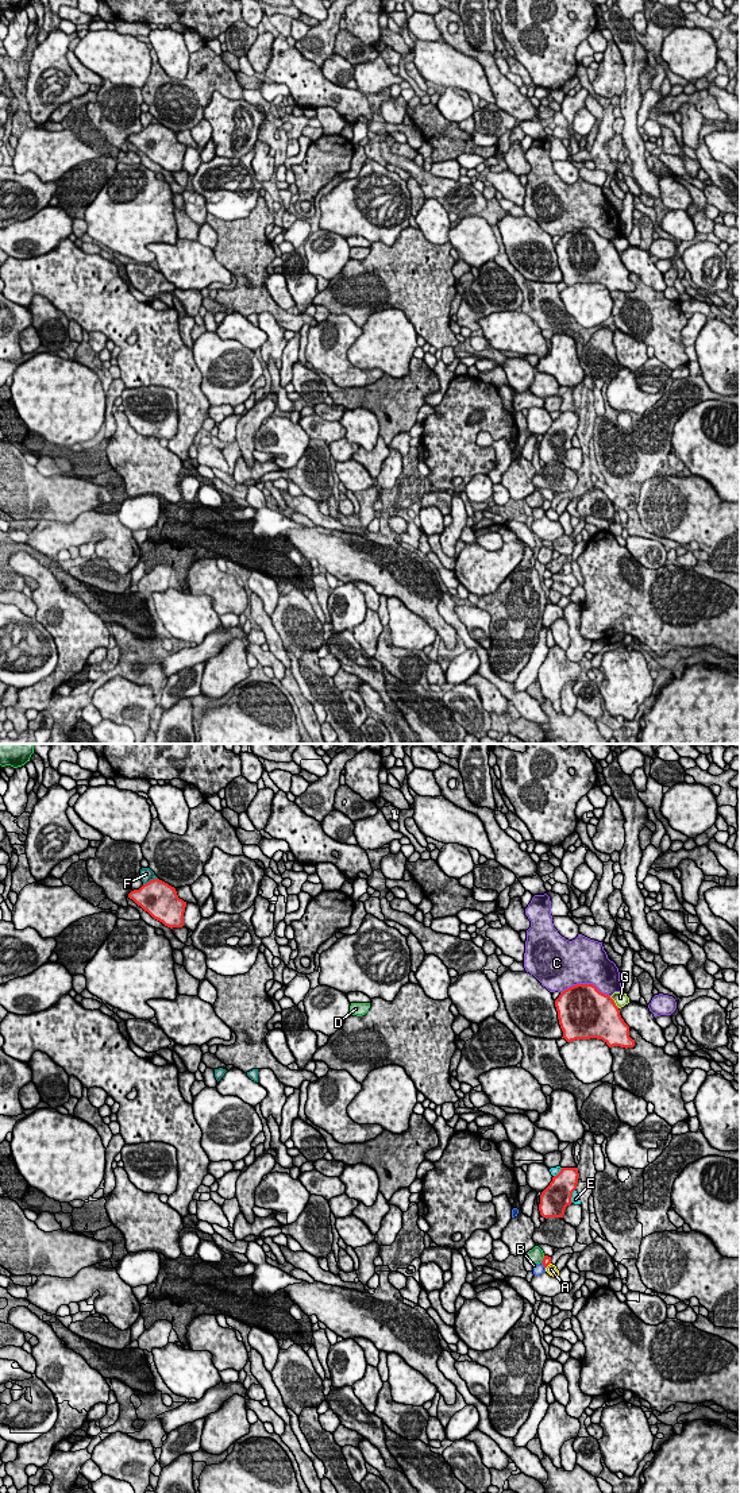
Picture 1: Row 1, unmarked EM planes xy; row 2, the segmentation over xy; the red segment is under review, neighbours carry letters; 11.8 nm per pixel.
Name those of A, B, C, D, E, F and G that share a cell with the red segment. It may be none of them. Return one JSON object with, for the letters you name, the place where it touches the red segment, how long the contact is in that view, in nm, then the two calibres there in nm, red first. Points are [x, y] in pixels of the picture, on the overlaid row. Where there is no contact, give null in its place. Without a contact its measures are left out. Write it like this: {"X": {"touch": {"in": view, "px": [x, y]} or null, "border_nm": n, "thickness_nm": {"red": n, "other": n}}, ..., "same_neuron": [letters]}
{"same_neuron": []}

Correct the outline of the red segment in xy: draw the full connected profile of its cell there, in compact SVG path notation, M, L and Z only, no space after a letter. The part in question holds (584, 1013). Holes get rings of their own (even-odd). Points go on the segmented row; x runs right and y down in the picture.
M577 984L555 1000L558 1019L567 1042L602 1039L609 1048L633 1048L629 1026L620 1015L614 1000L593 984Z

